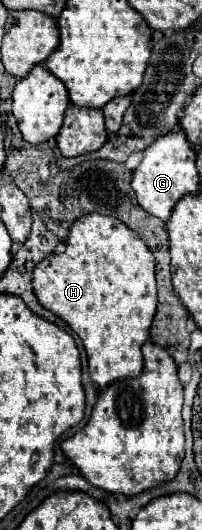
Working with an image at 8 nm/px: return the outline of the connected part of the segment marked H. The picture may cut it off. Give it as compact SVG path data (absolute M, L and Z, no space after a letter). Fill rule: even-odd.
M88 213L72 223L66 249L62 253L52 253L34 267L34 293L42 307L60 315L72 331L82 339L88 355L88 371L92 381L106 389L112 381L124 377L138 377L142 373L140 347L150 339L150 323L156 313L156 261L146 243L120 219Z

